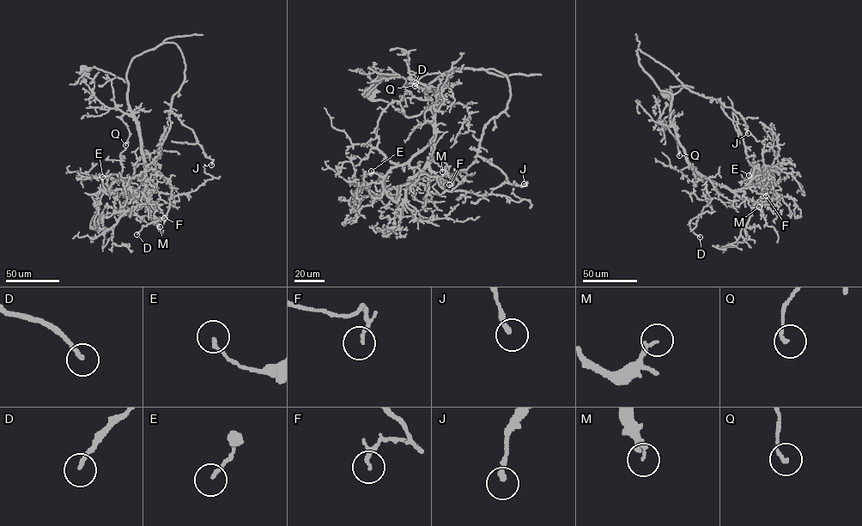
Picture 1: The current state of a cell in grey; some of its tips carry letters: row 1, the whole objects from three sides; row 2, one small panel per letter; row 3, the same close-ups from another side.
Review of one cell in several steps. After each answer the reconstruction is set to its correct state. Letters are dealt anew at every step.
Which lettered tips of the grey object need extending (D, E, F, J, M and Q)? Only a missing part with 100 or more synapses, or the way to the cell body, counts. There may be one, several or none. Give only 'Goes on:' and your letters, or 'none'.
Goes on: none

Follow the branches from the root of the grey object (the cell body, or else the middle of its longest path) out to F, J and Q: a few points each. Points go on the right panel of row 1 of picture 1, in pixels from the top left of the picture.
F: (665, 93), (682, 86), (672, 97), (670, 117), (688, 162), (732, 190), (749, 187), (766, 196)
J: (665, 93), (682, 86), (672, 95), (661, 91), (640, 64), (638, 49), (689, 90), (738, 112), (748, 133)
Q: (665, 93), (670, 93), (670, 87), (682, 86), (672, 97), (673, 123), (668, 126), (678, 143), (679, 155)

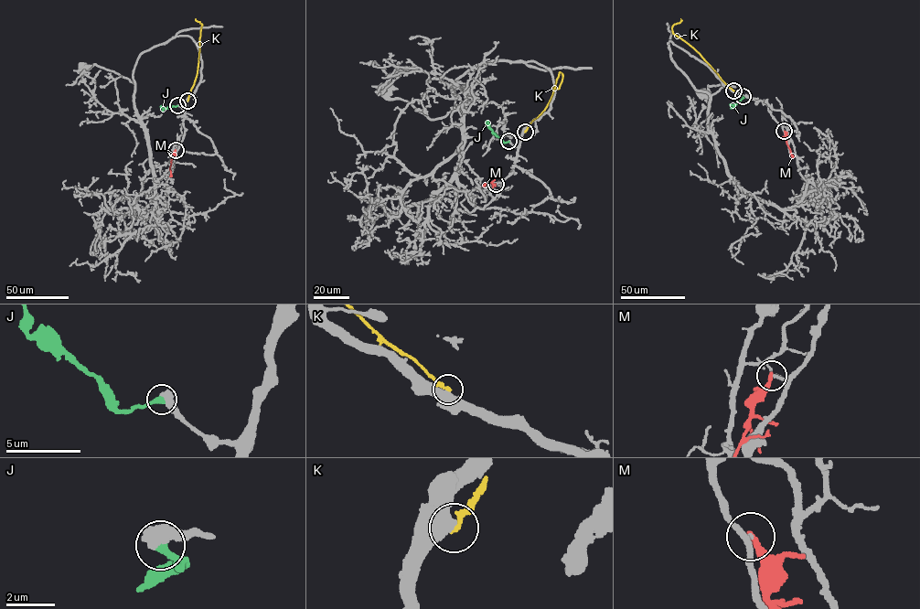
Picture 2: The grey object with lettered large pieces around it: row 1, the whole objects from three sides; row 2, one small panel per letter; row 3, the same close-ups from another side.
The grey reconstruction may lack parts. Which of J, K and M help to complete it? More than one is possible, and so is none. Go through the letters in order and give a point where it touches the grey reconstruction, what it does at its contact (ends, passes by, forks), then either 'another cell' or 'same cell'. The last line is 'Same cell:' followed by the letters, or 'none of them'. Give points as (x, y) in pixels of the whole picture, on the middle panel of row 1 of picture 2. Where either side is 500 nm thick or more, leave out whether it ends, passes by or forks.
J: contact (508, 141); same cell
K: contact (525, 132); another cell
M: contact (496, 184); it ends; another cell
Same cell: J

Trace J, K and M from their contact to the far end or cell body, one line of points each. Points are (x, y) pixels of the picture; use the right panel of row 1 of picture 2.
J: (743, 96), (738, 103), (730, 104)
K: (733, 90), (692, 48), (673, 33), (672, 27), (680, 18)
M: (784, 131), (794, 156)

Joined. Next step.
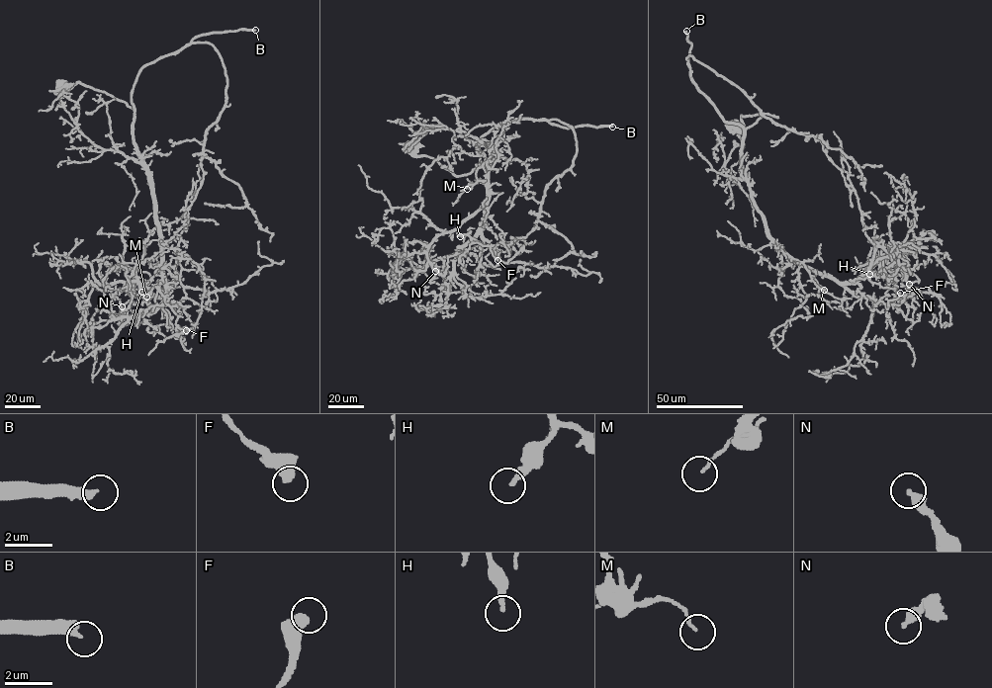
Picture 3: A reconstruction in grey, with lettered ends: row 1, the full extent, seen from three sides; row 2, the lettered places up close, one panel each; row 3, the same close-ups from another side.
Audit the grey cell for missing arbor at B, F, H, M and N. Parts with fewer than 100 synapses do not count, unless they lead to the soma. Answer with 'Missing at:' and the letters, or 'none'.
Missing at: B

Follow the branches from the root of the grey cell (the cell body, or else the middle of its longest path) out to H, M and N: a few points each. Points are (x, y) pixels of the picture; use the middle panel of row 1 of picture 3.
H: (410, 147), (459, 176), (479, 163), (477, 142), (488, 143), (483, 221), (460, 248), (460, 236)
M: (410, 147), (414, 154), (433, 158), (459, 176), (479, 163), (477, 142), (488, 143), (486, 183), (467, 189)
N: (410, 147), (459, 176), (479, 163), (477, 142), (490, 148), (486, 204), (432, 241), (426, 255), (435, 271)

